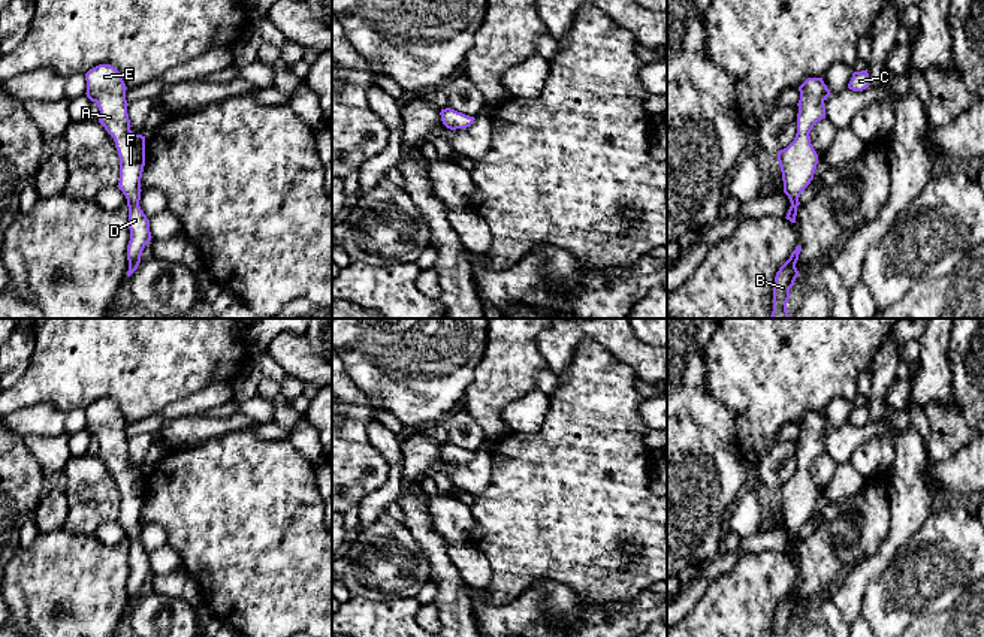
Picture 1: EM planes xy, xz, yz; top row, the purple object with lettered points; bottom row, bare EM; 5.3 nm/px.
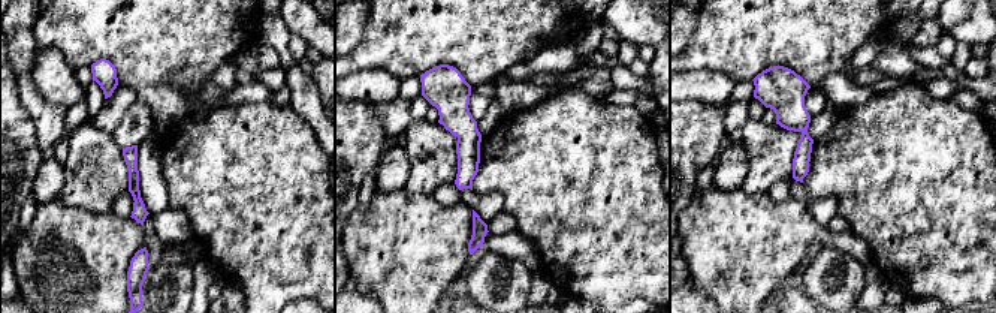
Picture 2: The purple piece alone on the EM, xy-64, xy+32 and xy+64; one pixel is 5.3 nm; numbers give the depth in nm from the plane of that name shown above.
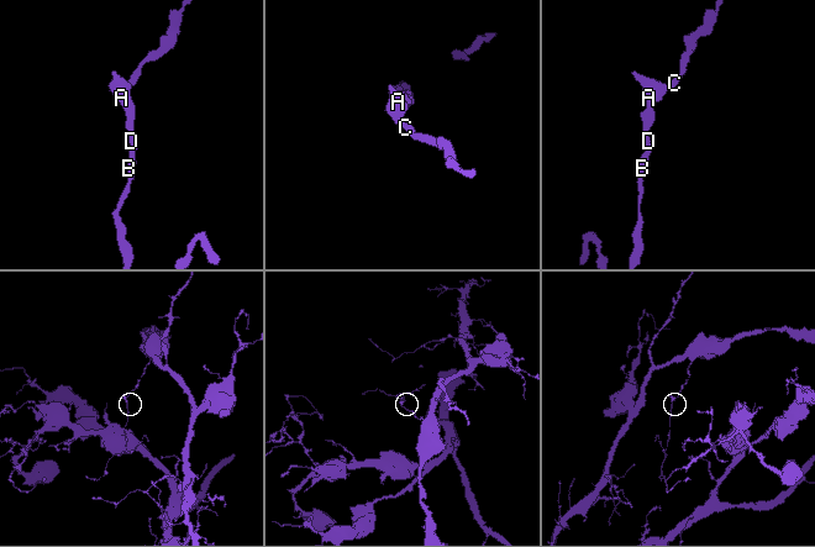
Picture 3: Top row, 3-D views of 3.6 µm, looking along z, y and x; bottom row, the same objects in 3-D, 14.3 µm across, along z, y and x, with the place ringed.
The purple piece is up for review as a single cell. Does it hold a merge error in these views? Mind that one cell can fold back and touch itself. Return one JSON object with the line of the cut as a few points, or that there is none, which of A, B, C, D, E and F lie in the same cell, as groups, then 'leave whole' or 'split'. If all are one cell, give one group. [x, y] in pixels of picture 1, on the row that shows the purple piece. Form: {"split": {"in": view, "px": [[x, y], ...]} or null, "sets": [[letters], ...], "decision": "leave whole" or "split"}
{"split": null, "sets": [["A", "B", "C", "D", "E", "F"]], "decision": "leave whole"}

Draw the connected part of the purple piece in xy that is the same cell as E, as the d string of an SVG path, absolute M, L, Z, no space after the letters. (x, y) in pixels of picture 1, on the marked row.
M99 64L85 73L87 97L100 111L99 123L114 138L120 157L118 188L127 199L130 241L127 260L130 277L141 263L145 245L151 241L150 220L139 206L141 178L145 166L145 136L130 130L126 84L121 73L111 64Z

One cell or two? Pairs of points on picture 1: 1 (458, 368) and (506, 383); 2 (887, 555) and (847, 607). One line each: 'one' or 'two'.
1: two
2: one

